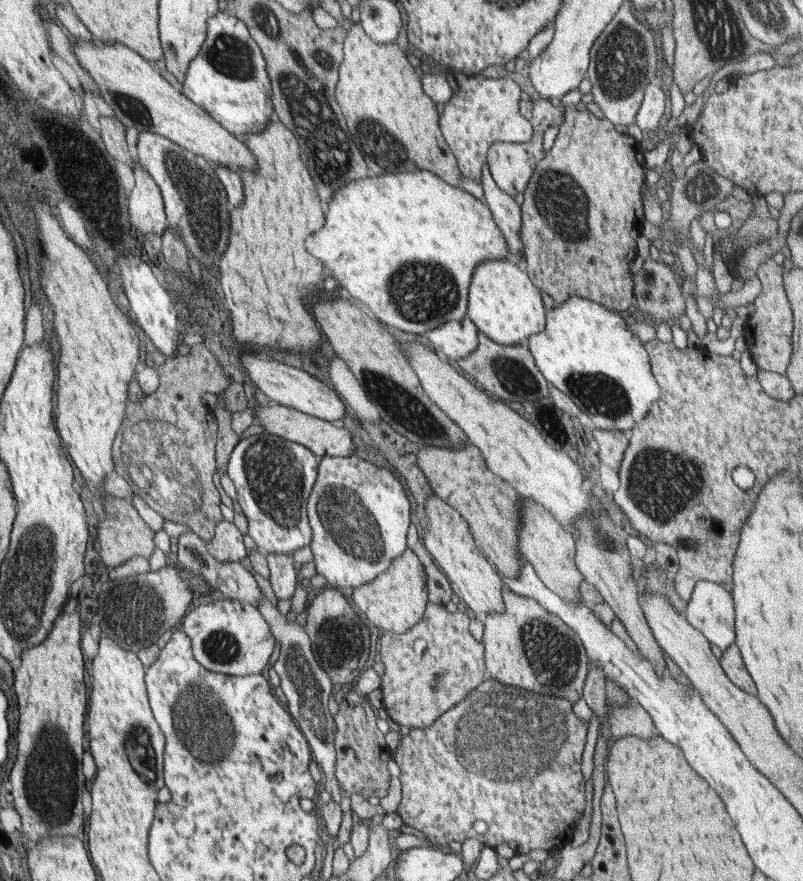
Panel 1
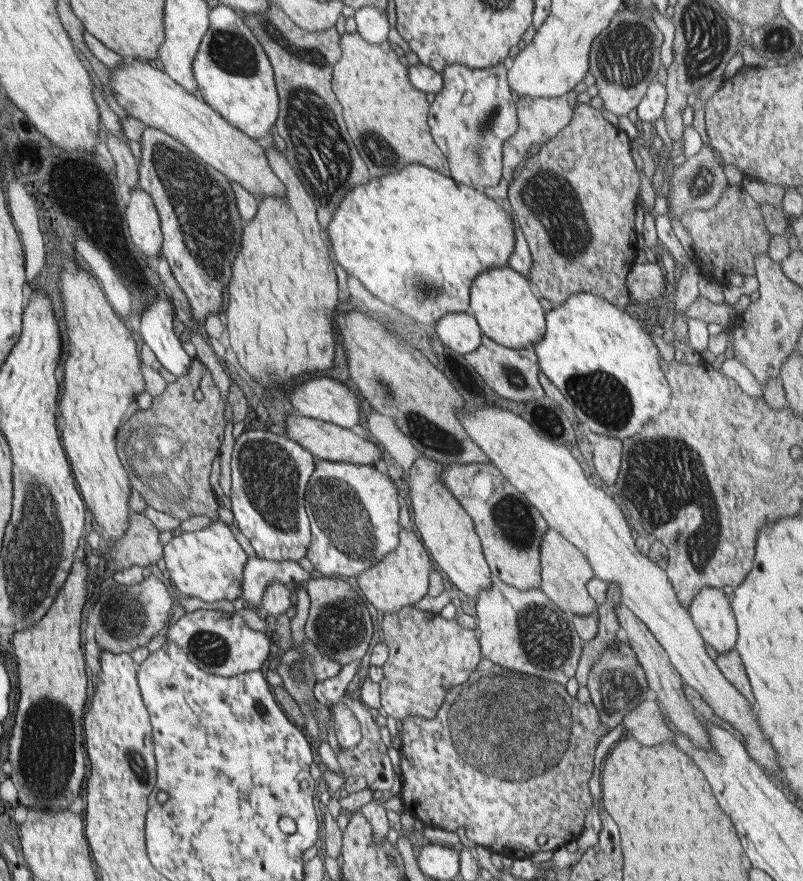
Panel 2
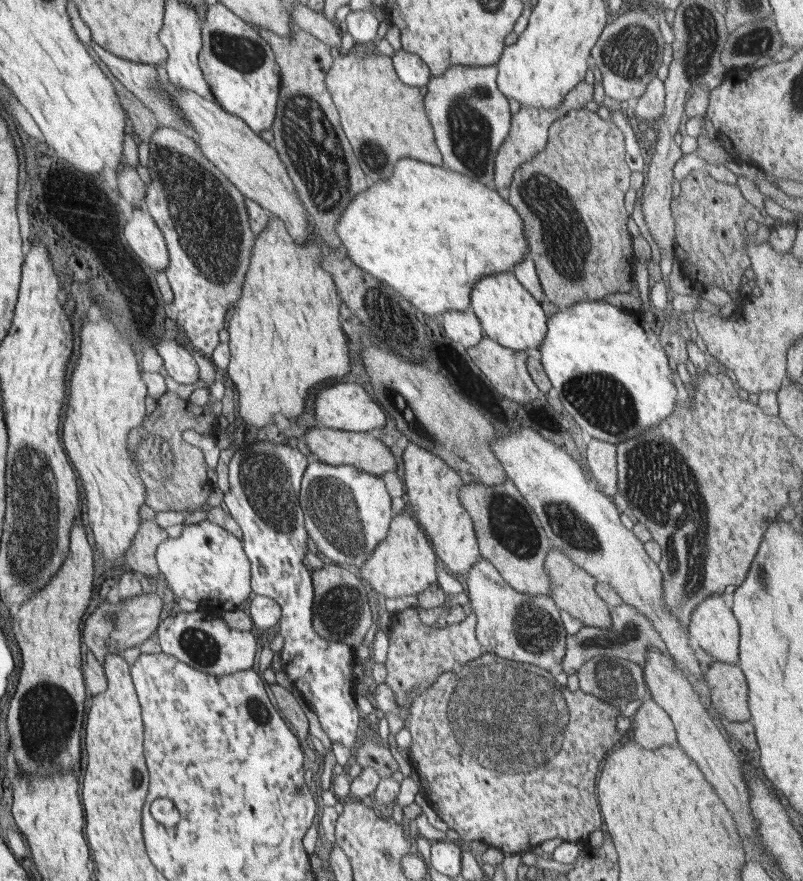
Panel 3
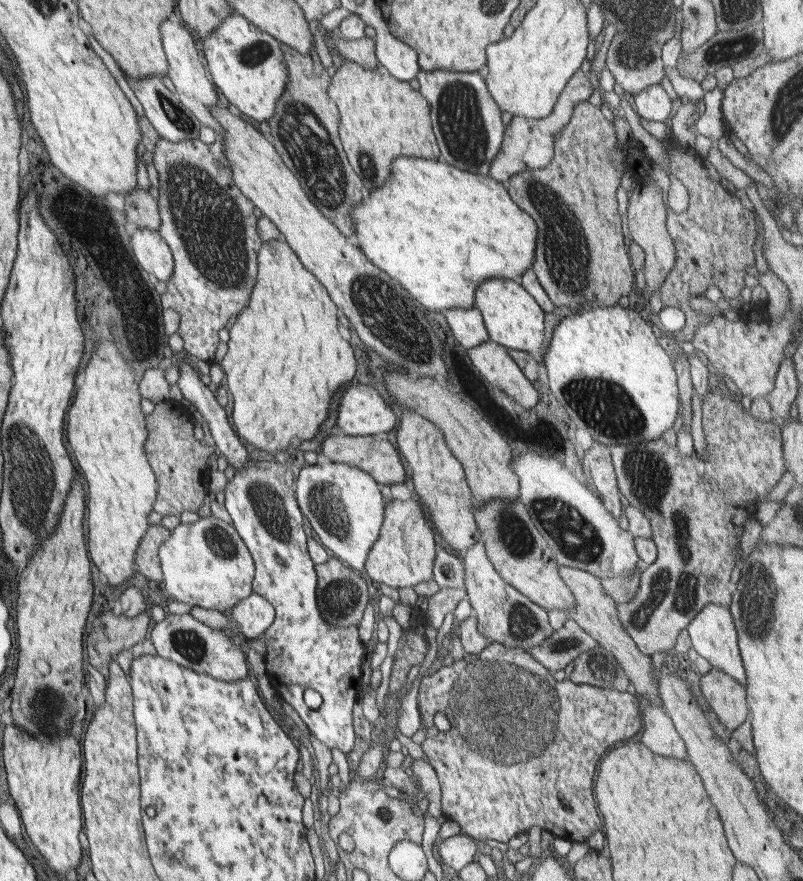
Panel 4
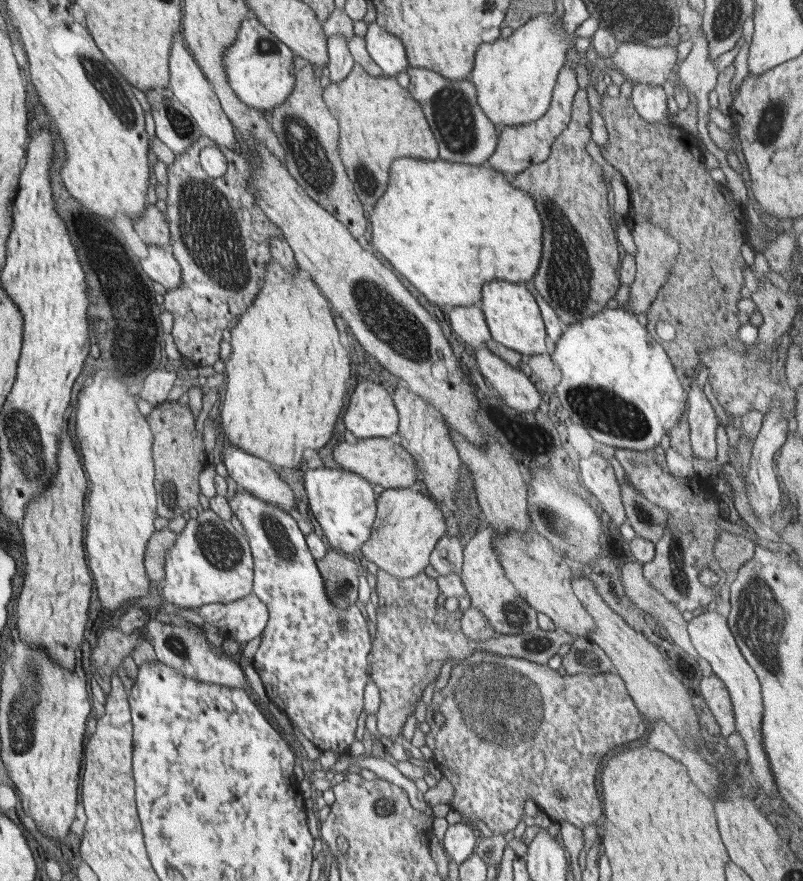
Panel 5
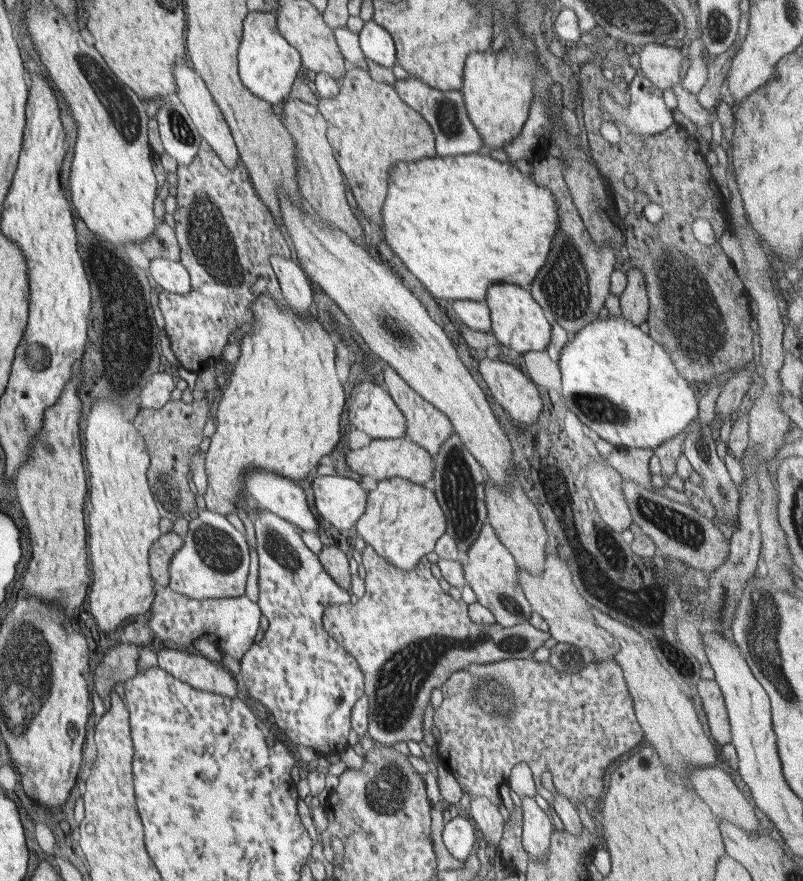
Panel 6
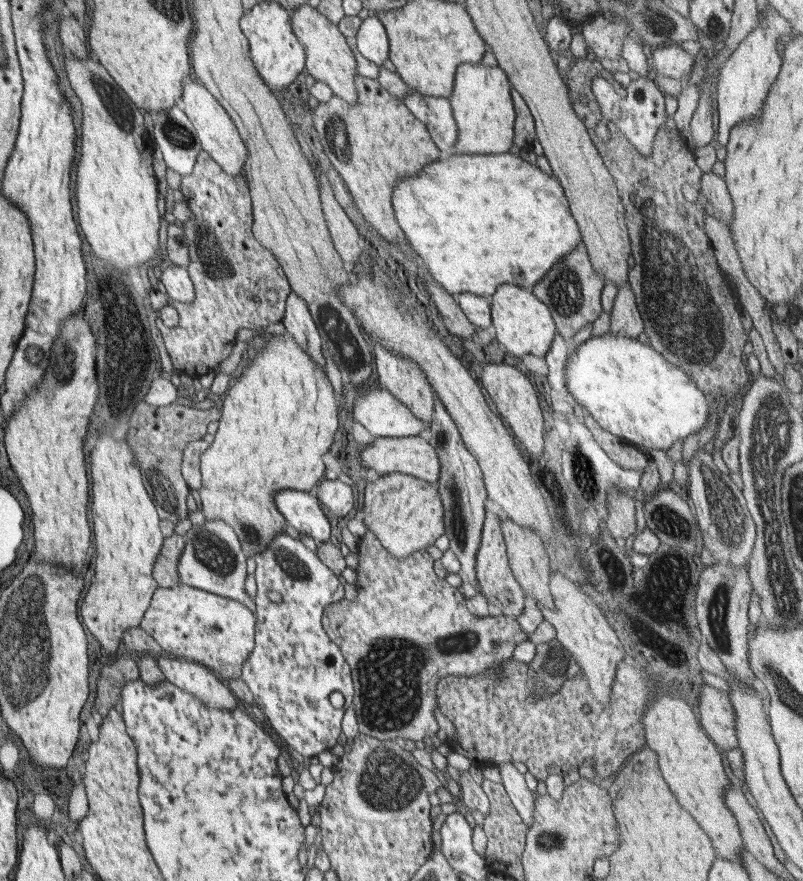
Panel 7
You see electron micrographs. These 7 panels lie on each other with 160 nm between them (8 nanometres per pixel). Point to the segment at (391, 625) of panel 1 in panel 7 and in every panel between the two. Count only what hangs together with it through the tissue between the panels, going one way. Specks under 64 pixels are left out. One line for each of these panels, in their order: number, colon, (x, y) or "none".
2: (401, 578)
3: (403, 564)
4: (403, 556)
5: (408, 524)
6: (403, 521)
7: (406, 514)

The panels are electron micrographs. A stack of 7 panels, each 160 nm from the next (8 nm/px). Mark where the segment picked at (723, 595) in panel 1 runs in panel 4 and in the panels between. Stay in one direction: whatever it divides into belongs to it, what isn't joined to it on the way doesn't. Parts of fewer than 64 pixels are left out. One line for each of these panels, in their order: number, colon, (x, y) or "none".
2: (711, 611)
3: (713, 624)
4: (713, 634)

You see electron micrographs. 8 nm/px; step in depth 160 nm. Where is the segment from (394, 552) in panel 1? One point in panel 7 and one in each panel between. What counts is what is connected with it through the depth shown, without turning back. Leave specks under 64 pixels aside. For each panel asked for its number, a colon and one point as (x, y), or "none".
2: (353, 509)
3: (347, 511)
4: (344, 506)
5: (343, 502)
6: (340, 501)
7: (337, 496)

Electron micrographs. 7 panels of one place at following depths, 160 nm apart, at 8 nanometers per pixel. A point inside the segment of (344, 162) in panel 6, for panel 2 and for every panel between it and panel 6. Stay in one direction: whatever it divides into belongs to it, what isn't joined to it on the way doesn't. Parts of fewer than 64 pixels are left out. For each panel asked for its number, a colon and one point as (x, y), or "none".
2: (387, 117)
3: (374, 104)
4: (381, 117)
5: (379, 121)

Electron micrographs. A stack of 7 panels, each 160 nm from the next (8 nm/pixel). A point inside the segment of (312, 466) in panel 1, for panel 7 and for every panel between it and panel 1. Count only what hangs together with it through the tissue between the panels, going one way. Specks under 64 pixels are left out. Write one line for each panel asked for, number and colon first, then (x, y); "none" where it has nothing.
2: (270, 473)
3: (265, 479)
4: (304, 651)
5: (315, 672)
6: (310, 684)
7: (294, 667)

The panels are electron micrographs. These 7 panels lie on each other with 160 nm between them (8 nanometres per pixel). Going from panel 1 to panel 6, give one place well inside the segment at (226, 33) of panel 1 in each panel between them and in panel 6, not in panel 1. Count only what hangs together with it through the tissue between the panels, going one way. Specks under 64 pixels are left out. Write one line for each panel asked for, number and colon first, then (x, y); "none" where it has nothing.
2: (233, 73)
3: (239, 66)
4: (247, 65)
5: (260, 68)
6: (268, 64)

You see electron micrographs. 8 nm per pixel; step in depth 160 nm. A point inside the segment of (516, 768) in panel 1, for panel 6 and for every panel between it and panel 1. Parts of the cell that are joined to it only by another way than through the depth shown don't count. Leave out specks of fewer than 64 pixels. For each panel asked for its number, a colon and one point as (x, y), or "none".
2: (507, 758)
3: (513, 790)
4: (544, 738)
5: (515, 730)
6: (493, 716)

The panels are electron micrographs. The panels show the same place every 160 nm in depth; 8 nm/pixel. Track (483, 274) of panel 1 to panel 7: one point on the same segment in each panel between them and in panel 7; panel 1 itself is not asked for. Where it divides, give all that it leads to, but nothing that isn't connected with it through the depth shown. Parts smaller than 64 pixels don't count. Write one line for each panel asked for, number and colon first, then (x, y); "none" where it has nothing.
2: (507, 311)
3: (508, 313)
4: (513, 318)
5: (514, 319)
6: (517, 321)
7: (524, 325)

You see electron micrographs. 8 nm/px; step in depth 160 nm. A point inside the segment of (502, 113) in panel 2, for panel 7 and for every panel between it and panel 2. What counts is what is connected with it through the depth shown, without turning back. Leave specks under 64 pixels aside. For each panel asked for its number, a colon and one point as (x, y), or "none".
3: (470, 117)
4: (467, 122)
5: (465, 134)
6: (455, 134)
7: (436, 113)

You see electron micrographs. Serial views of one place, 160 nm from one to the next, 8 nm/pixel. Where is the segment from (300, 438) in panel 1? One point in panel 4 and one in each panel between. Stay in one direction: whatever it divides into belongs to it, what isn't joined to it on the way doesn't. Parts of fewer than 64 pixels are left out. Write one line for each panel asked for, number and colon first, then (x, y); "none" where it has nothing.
2: (326, 441)
3: (336, 447)
4: (377, 457)

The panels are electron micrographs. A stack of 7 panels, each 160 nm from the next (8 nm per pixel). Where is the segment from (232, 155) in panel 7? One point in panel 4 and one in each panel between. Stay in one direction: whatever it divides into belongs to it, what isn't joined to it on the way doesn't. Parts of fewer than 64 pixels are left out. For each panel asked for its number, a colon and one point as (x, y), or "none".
4: (195, 91)
5: (191, 88)
6: (208, 120)

